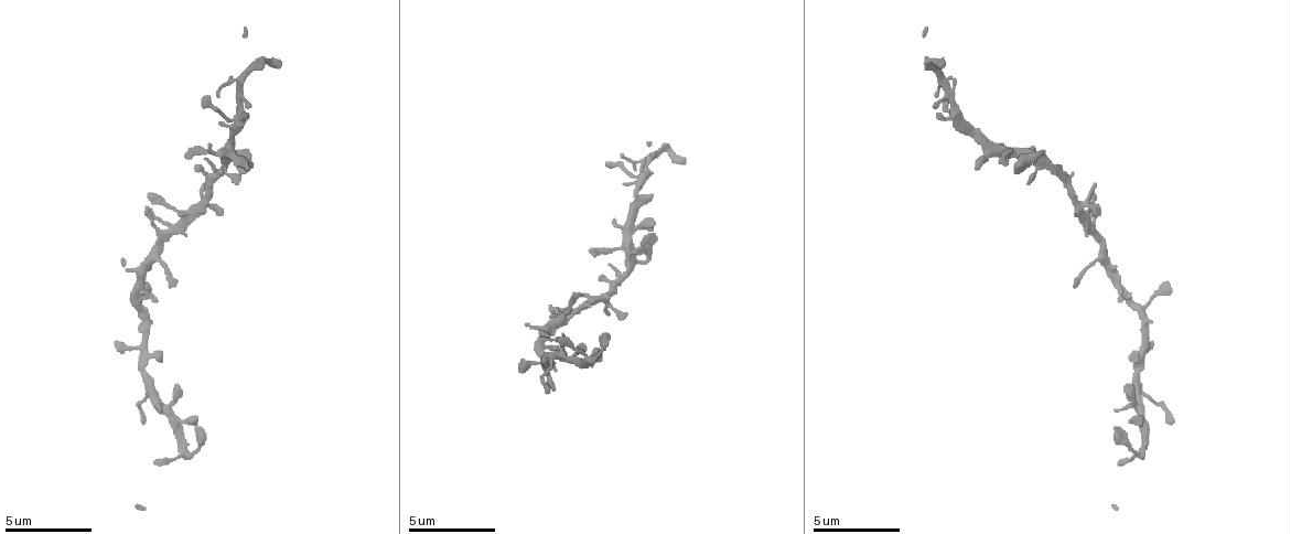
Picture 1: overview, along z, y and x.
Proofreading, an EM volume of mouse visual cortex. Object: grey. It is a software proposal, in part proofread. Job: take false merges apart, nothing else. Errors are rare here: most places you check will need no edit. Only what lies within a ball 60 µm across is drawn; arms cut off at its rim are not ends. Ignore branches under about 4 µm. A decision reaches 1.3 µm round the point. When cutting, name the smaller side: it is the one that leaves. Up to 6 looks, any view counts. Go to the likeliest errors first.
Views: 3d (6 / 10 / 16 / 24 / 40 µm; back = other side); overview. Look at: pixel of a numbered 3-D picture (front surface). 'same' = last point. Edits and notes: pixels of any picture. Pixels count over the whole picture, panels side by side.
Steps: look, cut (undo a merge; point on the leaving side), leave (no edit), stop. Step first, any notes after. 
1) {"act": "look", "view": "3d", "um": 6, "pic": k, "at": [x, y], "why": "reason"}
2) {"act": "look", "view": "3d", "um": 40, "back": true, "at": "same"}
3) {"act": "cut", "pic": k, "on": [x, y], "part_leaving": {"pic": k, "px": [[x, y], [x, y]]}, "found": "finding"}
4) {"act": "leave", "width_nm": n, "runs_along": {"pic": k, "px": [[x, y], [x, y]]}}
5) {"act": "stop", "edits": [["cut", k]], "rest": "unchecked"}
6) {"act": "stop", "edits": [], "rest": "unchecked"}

{"act": "look", "view": "3d", "um": 10, "pic": 1, "at": [629, 243]}

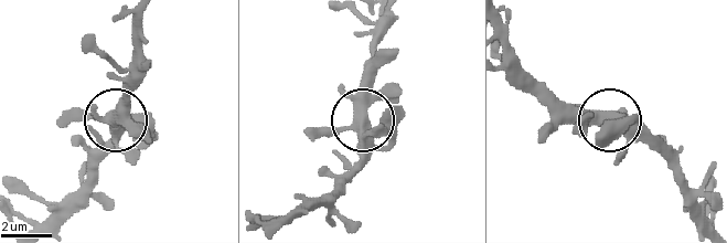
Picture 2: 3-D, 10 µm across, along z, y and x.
{"act": "leave", "found": "all the same neuron"}

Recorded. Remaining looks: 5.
{"act": "look", "view": "3d", "um": 10, "pic": 1, "at": [1142, 433], "why": "four-way junction"}

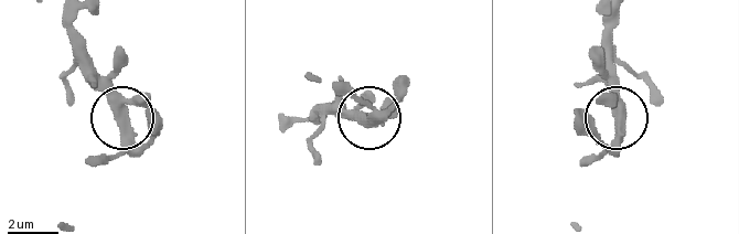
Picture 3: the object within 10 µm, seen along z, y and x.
{"act": "leave", "arms": 4, "found": "continuous, no second neuron"}

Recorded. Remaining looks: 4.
{"act": "look", "view": "3d", "um": 10, "pic": 1, "at": [1102, 238]}

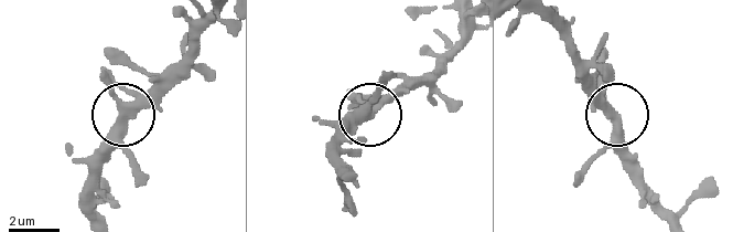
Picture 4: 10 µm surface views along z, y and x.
{"act": "leave", "width_nm": 420, "runs_along": {"pic": 4, "px": [[620, 116], [617, 141], [638, 165]]}, "found": "one neuron here"}

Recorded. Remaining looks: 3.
{"act": "stop", "edits": [], "rest": "unchecked"}

